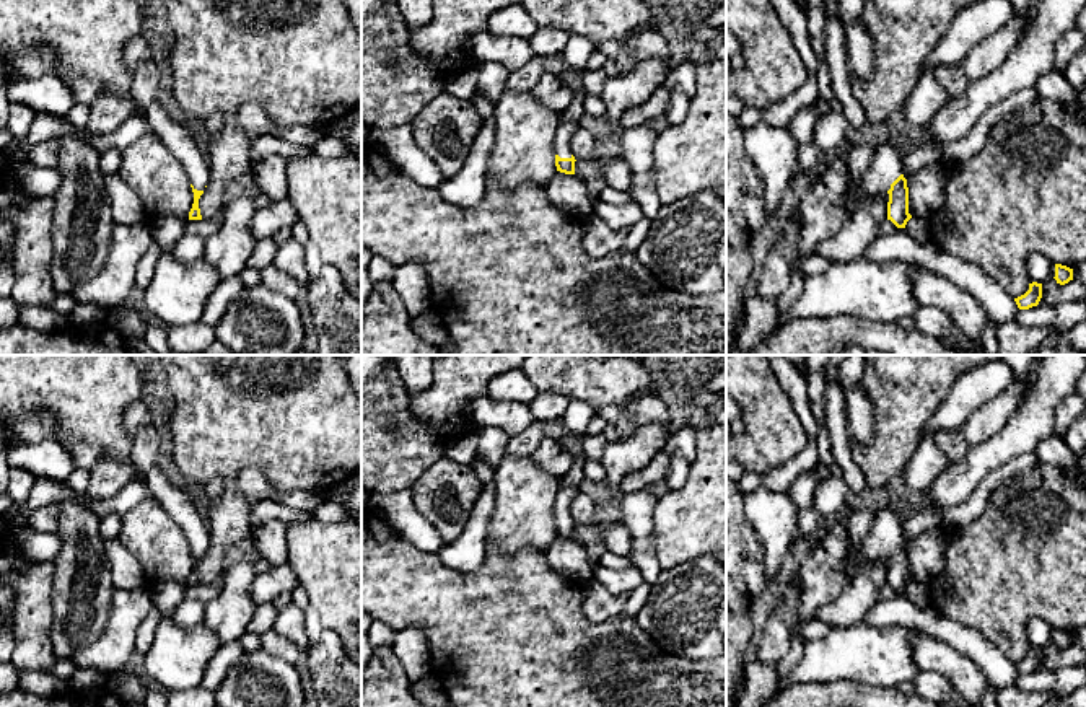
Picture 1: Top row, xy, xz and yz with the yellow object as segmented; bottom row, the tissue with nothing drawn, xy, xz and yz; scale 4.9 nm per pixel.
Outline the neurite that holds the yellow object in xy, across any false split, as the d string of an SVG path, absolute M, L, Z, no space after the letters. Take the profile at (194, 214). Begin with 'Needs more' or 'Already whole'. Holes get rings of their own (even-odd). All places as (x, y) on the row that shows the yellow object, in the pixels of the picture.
Needs more. M153 103L143 111L151 134L156 135L164 147L182 165L194 192L194 204L189 212L189 220L202 220L199 199L210 179L210 163L207 155L197 147L187 125L173 119L160 103Z

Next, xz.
Needs more. M560 121L555 130L554 150L557 171L575 174L575 156L570 150L570 138L580 129L578 121Z

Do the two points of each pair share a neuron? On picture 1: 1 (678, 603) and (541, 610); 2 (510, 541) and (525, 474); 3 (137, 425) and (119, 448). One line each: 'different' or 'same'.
1: different
2: same
3: different

